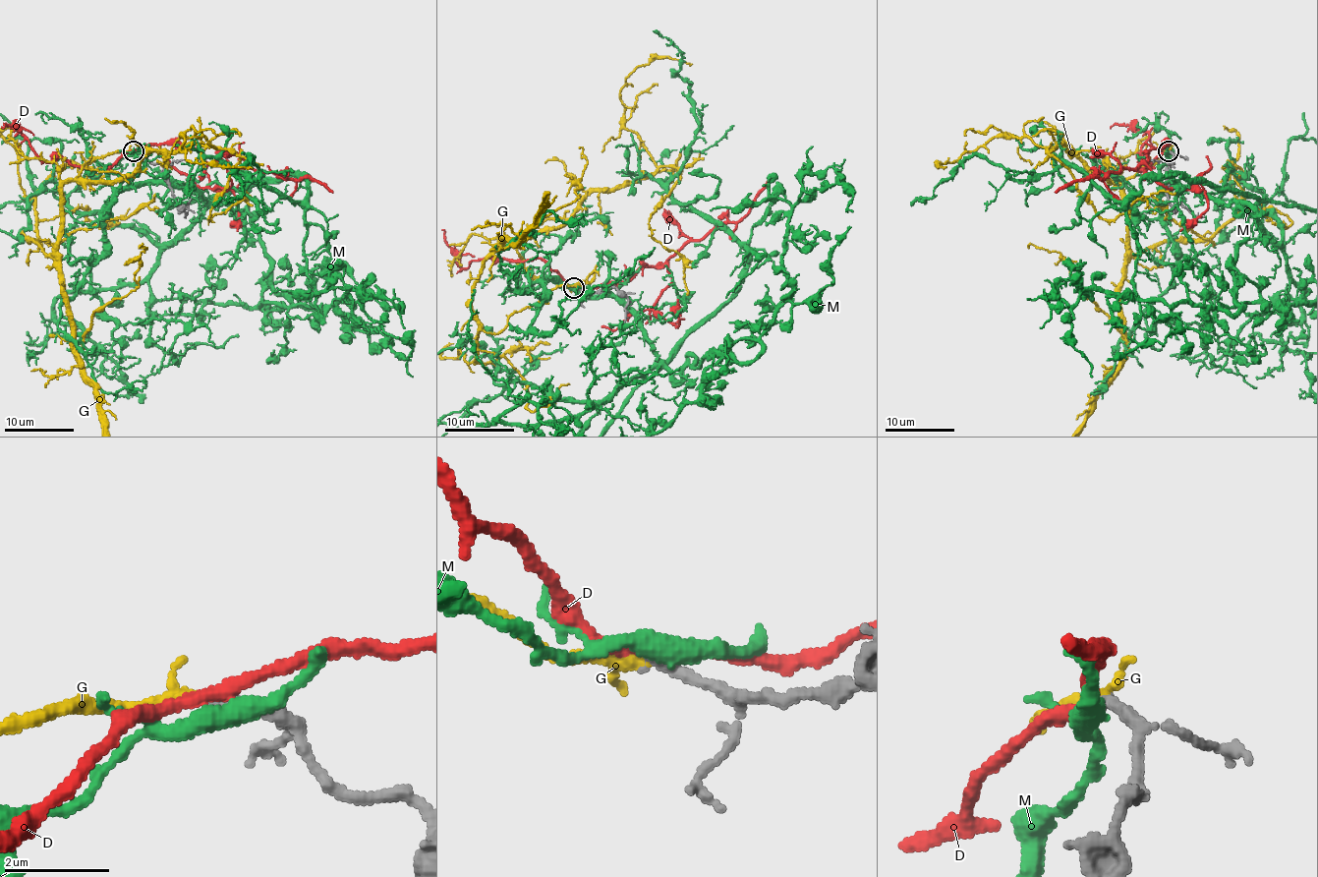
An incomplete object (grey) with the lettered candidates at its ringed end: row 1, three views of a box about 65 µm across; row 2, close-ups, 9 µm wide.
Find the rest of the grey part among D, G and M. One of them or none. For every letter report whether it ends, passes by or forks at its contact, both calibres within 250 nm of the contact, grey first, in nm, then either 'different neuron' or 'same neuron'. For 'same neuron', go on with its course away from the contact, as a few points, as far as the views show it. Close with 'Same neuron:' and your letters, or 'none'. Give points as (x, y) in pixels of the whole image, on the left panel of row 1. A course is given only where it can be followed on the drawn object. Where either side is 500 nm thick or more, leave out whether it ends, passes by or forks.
D: it passes by; 240 nm thick on the grey side, 260 nm on the other; different neuron
G: it passes by; 240 nm thick on the grey side, 180 nm on the other; same neuron
M: it passes by; 260 nm thick on the grey side, 400 nm on the other; different neuron
Same neuron: G

